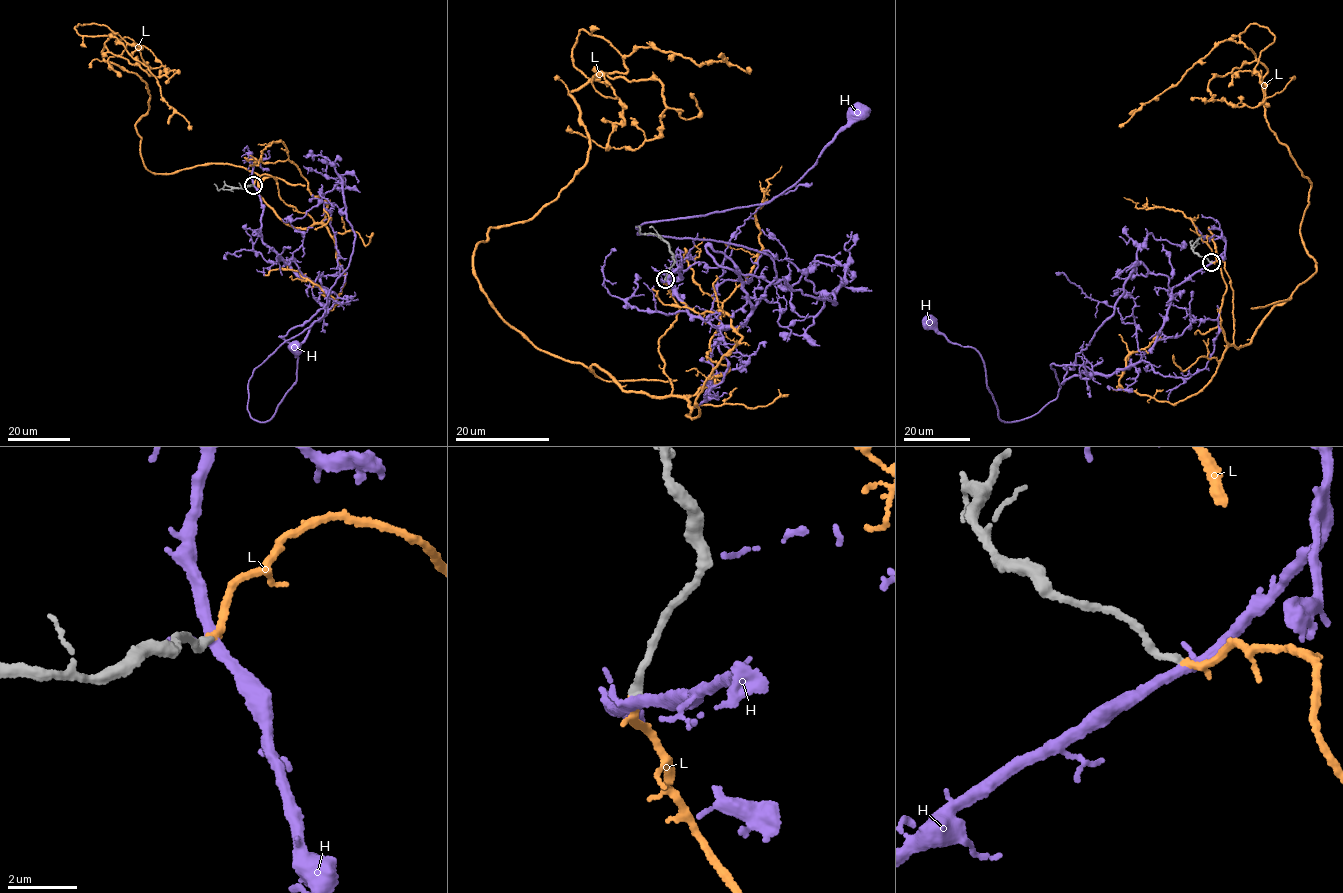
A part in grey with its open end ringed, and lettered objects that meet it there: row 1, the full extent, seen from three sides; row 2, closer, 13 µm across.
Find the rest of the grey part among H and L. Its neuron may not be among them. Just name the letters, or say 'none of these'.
L

